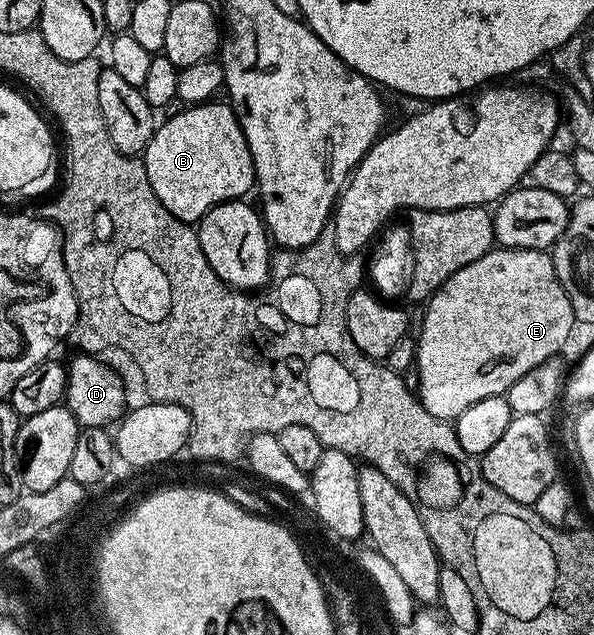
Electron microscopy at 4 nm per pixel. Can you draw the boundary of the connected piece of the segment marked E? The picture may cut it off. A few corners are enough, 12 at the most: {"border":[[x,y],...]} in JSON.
{"border":[[495,247],[425,302],[416,396],[500,397],[576,328],[540,249]]}

